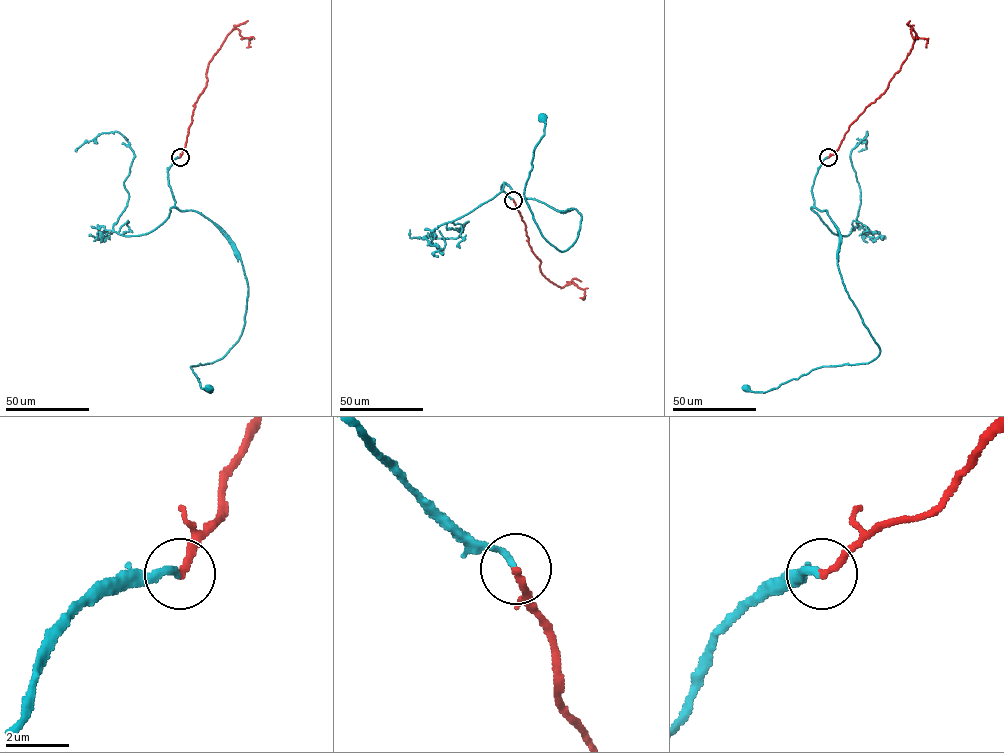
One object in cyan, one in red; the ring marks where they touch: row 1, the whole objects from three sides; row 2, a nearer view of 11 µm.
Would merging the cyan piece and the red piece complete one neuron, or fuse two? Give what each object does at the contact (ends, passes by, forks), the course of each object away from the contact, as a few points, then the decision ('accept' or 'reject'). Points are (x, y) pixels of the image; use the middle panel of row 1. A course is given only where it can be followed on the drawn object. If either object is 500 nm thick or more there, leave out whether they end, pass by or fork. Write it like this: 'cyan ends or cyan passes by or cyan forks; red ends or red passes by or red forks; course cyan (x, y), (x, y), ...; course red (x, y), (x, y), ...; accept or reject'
cyan ends; red ends; course cyan (513, 199), (504, 183), (557, 211), (575, 208), (577, 239), (564, 251), (551, 245), (525, 200), (542, 118); course red (513, 200), (542, 274), (558, 286), (573, 282), (584, 291), (584, 298), (580, 298); accept

